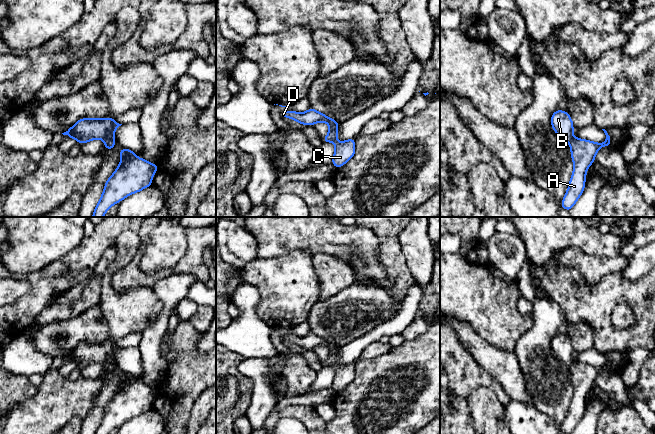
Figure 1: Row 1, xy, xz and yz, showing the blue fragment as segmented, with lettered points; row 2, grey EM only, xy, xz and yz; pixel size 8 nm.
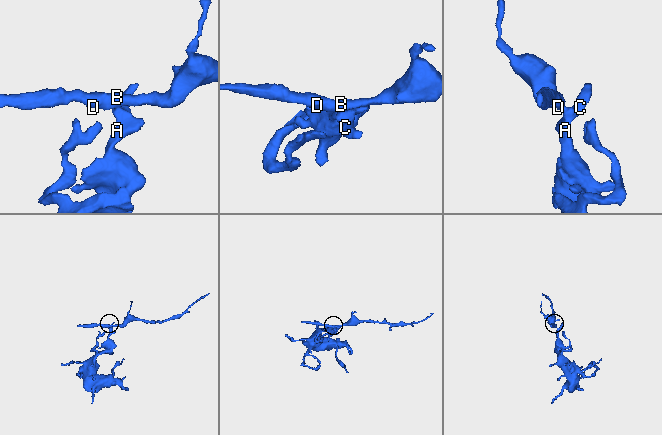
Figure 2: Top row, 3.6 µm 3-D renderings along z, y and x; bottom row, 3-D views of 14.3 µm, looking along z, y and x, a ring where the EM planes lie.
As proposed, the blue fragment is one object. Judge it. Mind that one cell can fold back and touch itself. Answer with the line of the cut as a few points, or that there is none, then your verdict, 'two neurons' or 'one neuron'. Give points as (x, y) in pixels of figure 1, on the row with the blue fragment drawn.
cut in xy along (113, 138), (105, 141); two neurons

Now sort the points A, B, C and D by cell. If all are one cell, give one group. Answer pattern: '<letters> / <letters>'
A C / B D

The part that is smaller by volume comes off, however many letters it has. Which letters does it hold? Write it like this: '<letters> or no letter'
B, D

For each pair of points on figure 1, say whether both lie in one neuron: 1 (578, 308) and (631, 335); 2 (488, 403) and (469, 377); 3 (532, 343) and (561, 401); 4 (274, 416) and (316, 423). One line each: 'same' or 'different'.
1: same
2: different
3: same
4: same

